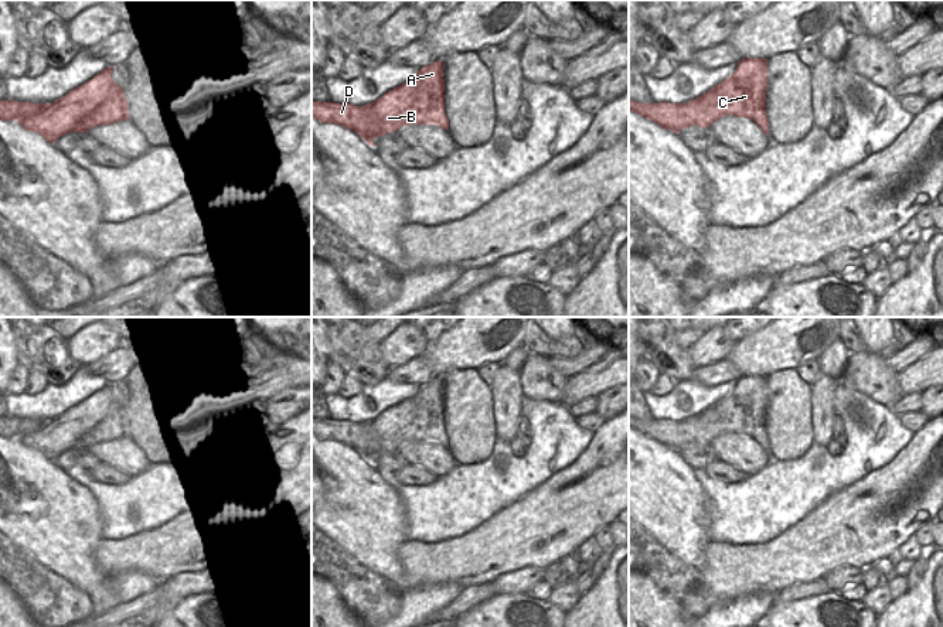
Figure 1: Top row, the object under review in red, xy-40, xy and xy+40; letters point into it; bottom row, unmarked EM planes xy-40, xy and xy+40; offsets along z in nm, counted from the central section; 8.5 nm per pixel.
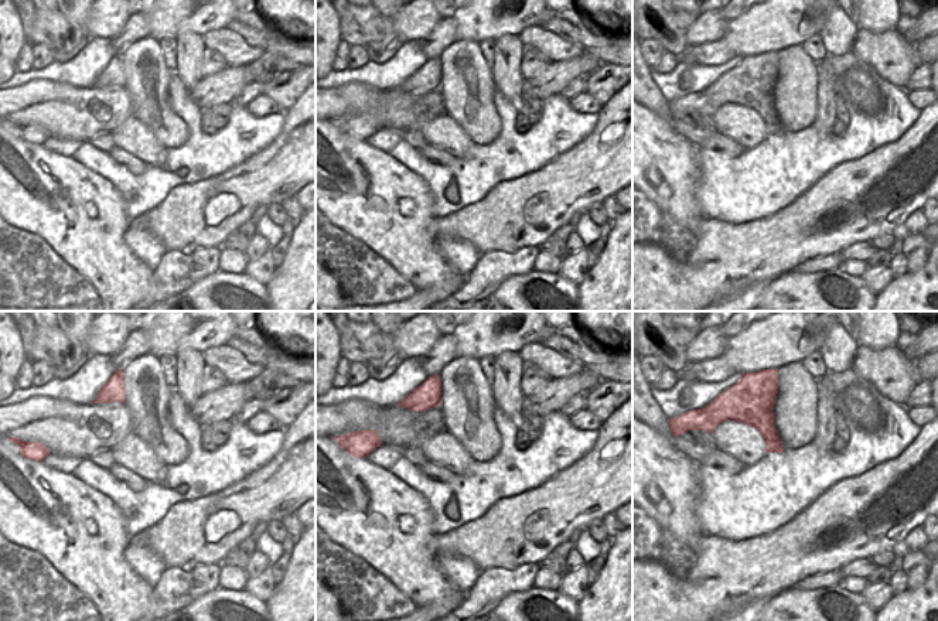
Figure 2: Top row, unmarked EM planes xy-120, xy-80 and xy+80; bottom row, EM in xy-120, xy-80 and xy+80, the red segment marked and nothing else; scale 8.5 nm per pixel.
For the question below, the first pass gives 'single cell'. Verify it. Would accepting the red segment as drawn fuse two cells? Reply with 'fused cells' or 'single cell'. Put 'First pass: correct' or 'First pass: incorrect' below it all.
fused cells
First pass: incorrect

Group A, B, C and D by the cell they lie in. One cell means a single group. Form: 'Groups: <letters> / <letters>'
Groups: A C D / B

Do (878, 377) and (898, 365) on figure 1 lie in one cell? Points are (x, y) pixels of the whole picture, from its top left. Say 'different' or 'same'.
different

